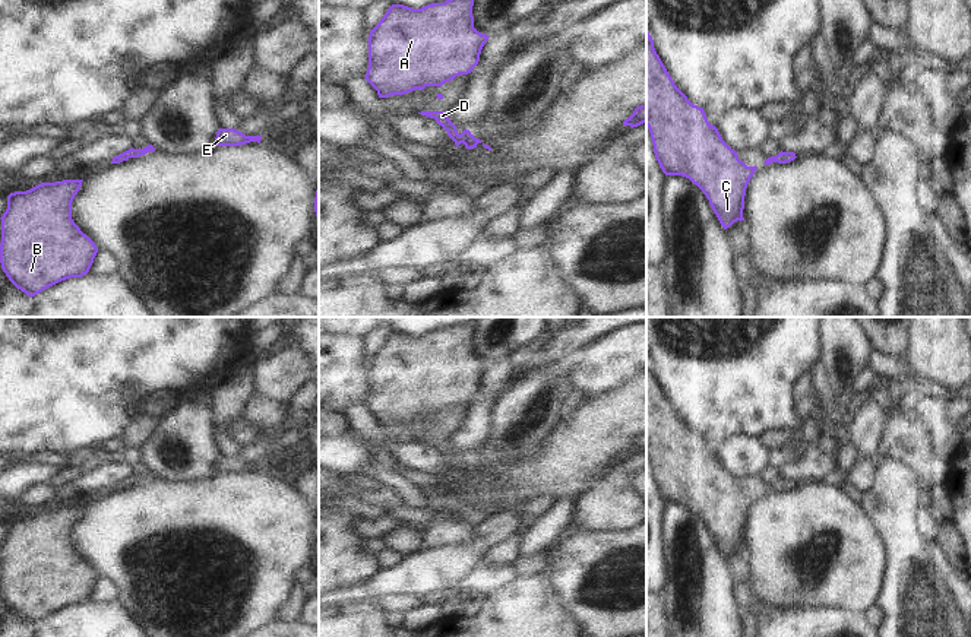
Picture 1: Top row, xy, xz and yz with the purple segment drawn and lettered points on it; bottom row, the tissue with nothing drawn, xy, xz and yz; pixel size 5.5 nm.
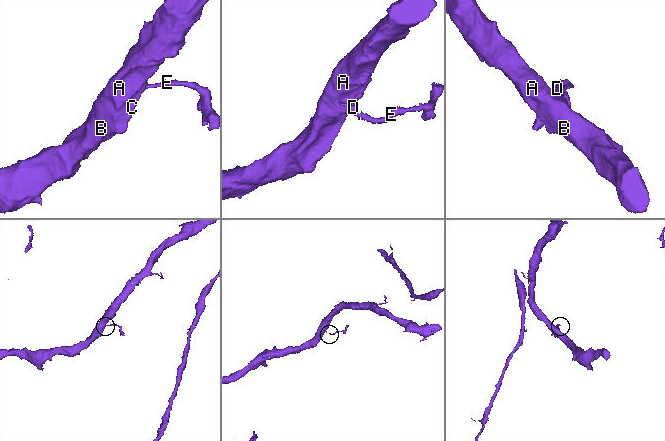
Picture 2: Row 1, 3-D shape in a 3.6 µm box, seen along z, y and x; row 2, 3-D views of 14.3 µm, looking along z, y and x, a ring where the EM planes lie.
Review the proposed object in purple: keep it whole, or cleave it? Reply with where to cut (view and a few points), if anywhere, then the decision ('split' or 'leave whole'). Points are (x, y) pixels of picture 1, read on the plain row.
cut none; leave whole

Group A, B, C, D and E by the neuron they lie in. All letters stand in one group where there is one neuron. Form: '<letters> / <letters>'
A B C D E

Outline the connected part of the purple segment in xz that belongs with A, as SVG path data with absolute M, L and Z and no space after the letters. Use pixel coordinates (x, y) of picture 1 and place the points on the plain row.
M474 323L421 336L392 332L369 362L366 408L379 425L442 413L468 402L490 365L474 355Z

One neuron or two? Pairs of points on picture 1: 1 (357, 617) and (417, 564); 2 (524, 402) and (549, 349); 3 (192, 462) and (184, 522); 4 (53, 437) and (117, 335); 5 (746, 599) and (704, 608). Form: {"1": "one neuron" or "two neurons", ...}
{"1": "two neurons", "2": "two neurons", "3": "two neurons", "4": "one neuron", "5": "two neurons"}

